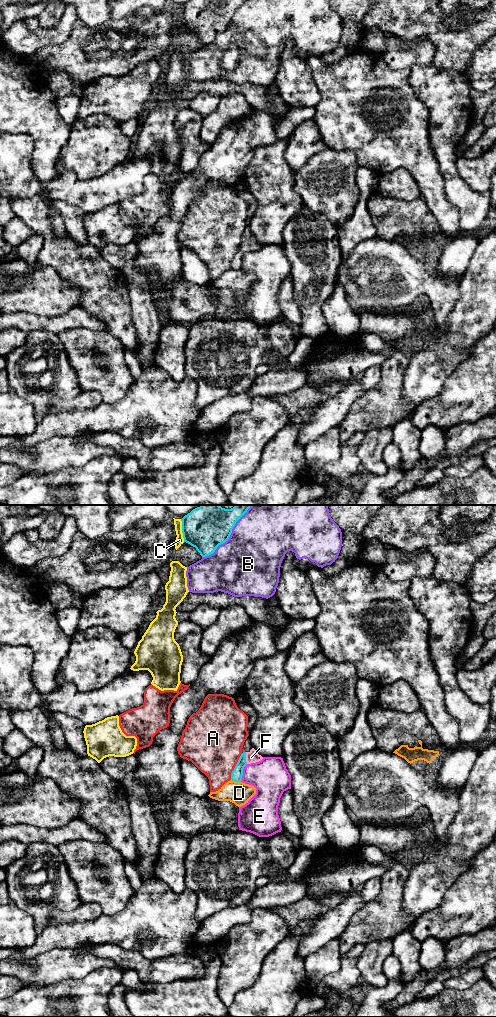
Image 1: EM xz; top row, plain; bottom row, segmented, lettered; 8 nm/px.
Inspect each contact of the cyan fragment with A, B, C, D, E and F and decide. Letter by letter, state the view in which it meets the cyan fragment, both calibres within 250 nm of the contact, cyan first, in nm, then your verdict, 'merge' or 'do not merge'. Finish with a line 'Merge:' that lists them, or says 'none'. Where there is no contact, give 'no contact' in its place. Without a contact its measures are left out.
A: contact in xz; calibres 90 and 460 nm; do not merge
B: contact in xz; calibres 320 and 500 nm; do not merge
C: contact in xz; calibres 320 and 70 nm; do not merge
D: contact in xz; calibres 90 and 190 nm; do not merge
E: contact in xz; calibres 90 and 300 nm; do not merge
F: contact in xz; calibres 90 and 100 nm; merge
Merge: F

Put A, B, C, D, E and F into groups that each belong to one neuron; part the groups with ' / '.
A / B / C / D / E / F

